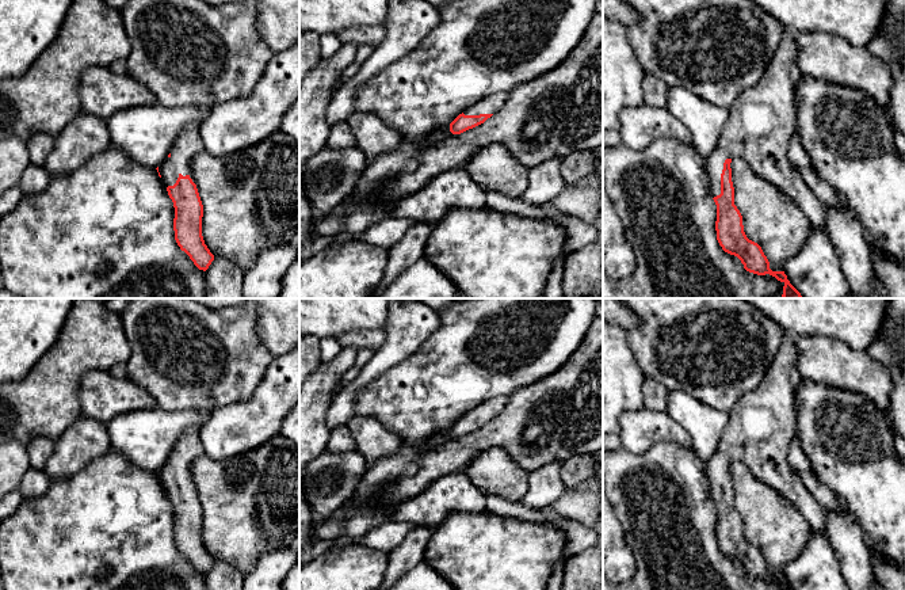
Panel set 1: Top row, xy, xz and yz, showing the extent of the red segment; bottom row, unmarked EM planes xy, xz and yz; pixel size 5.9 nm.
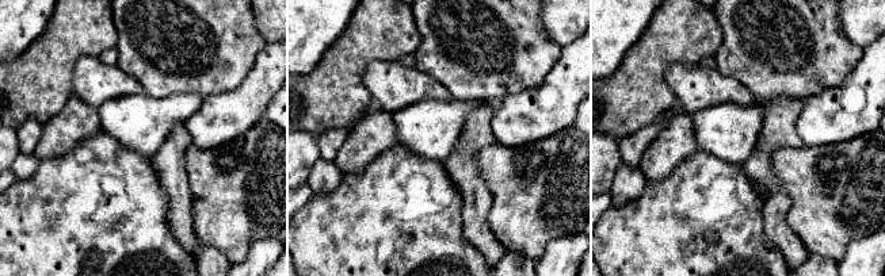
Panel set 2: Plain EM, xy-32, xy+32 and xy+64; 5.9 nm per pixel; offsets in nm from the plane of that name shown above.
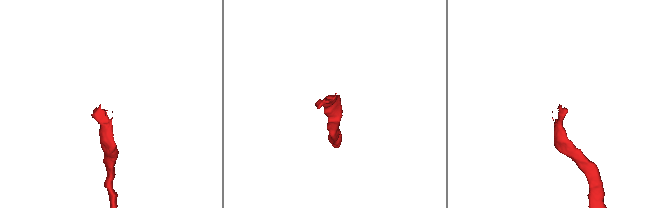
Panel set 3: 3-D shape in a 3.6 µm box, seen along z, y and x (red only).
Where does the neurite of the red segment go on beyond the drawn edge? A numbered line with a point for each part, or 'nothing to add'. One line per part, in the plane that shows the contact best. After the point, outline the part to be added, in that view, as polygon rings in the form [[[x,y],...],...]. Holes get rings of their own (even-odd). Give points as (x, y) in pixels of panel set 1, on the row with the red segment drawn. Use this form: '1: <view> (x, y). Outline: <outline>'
1: yz (762, 121). Outline: [[[784,31],[759,83],[729,109],[721,138],[704,165],[714,198],[721,194],[725,160],[741,157],[755,174],[788,195],[816,231],[825,227],[825,209],[788,159],[788,142],[797,129],[795,88],[803,76],[797,53],[794,35]]]

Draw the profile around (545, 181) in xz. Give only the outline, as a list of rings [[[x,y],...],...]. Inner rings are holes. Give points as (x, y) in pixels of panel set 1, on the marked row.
[[[561,157],[528,168],[528,186],[520,197],[532,208],[551,202],[566,186],[561,175]]]

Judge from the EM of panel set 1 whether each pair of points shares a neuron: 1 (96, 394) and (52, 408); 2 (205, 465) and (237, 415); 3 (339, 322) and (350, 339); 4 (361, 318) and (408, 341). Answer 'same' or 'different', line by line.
1: different
2: different
3: different
4: different

